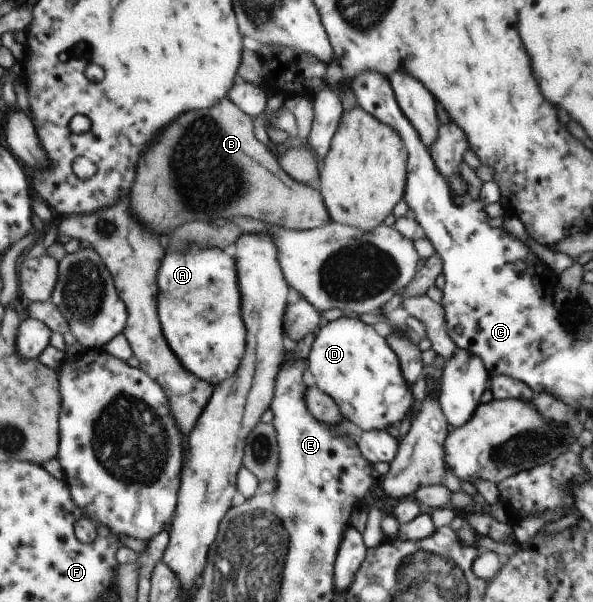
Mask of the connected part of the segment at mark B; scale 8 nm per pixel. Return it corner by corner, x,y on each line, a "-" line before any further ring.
227,97
203,111
191,111
179,117
175,125
163,131
155,147
139,161
139,177
131,190
131,209
135,217
155,233
169,233
189,221
215,221
246,217
271,227
303,231
321,227
330,221
322,195
313,186
295,181
253,135
252,118

